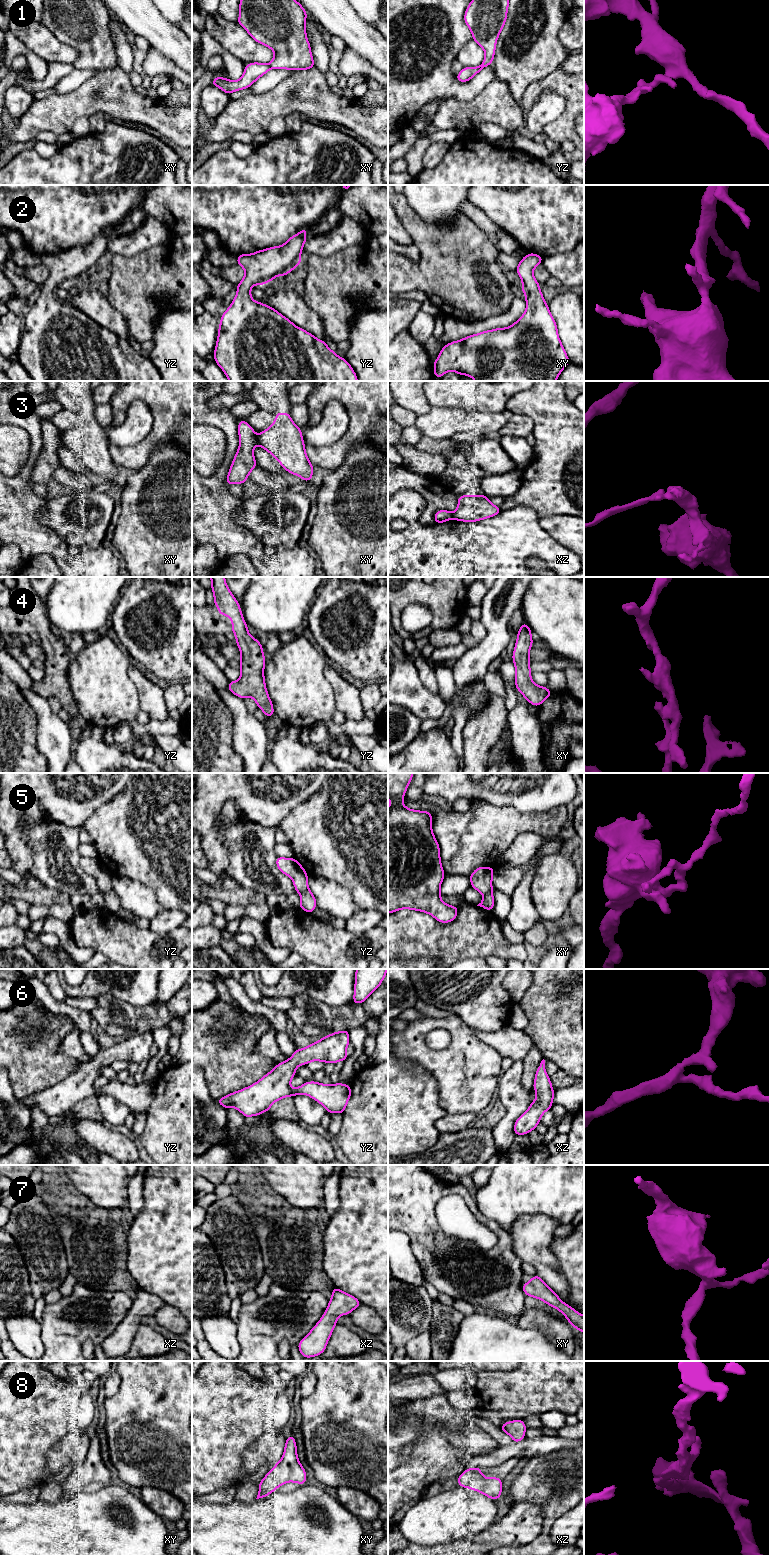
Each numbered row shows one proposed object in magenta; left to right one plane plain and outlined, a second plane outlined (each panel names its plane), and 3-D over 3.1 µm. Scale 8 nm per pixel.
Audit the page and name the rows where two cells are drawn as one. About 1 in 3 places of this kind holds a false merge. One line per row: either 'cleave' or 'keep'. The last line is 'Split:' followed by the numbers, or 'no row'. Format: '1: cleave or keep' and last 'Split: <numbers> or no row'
1: cleave
2: keep
3: cleave
4: keep
5: cleave
6: keep
7: keep
8: keep
Split: 1, 3, 5

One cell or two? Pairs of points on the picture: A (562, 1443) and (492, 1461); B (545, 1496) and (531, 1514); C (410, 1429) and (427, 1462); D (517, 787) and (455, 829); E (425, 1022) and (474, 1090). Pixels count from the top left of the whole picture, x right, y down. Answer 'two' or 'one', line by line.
A: one
B: two
C: two
D: two
E: one

